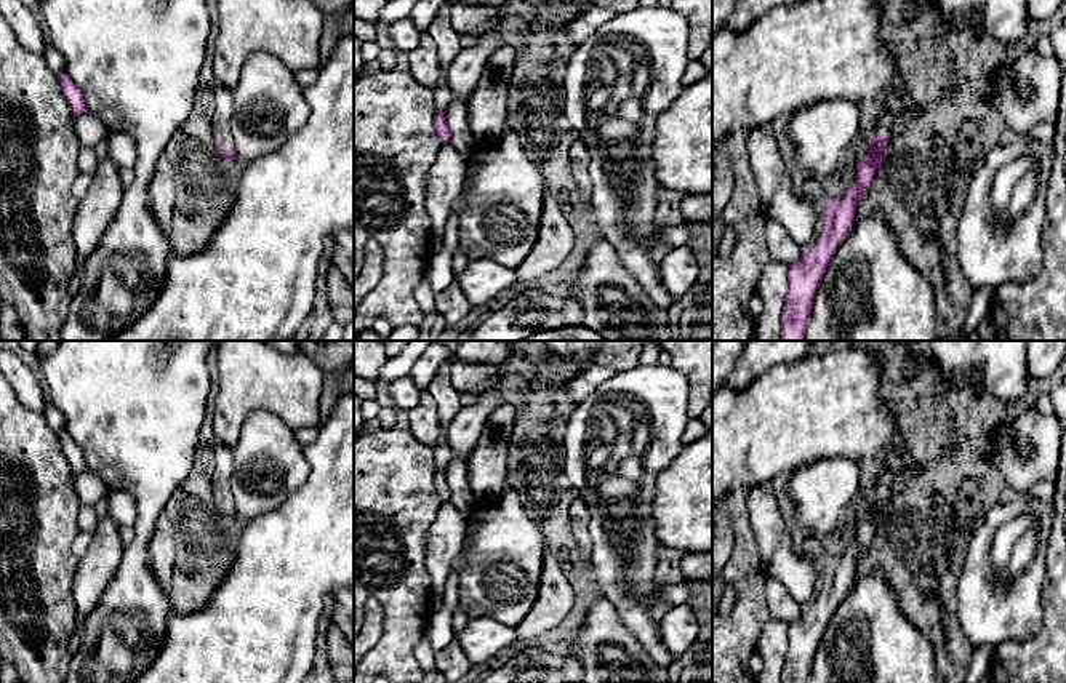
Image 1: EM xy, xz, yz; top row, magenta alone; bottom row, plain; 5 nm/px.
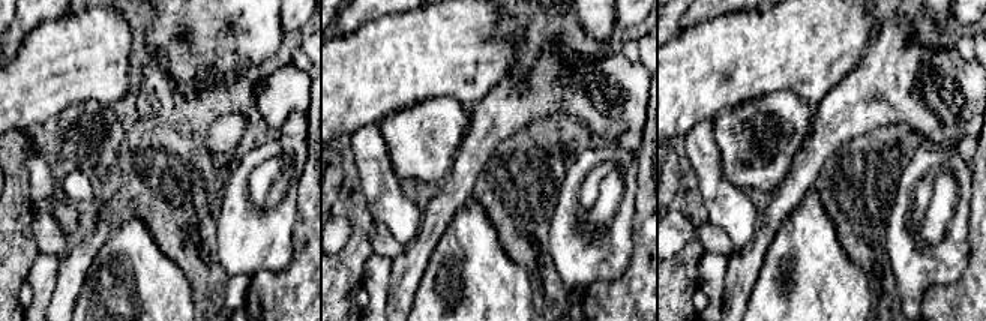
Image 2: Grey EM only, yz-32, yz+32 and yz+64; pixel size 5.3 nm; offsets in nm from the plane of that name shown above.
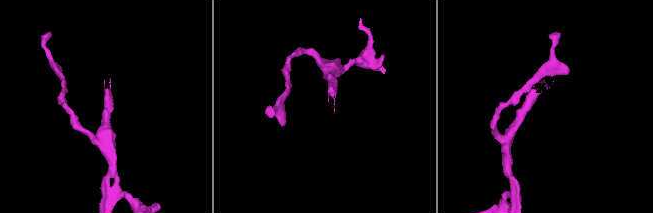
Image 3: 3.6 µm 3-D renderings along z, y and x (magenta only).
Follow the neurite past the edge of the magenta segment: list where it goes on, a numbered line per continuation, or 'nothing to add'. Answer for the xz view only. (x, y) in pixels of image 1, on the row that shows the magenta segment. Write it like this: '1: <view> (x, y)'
1: xz (578, 154)

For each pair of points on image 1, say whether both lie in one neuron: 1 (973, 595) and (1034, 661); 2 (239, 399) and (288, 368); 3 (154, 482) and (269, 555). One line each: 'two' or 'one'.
1: two
2: one
3: two

